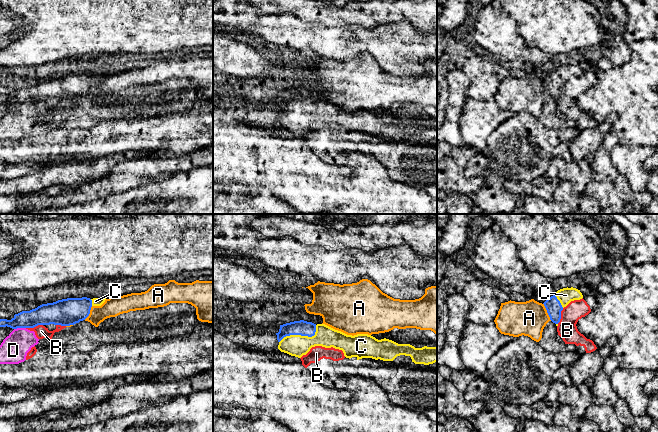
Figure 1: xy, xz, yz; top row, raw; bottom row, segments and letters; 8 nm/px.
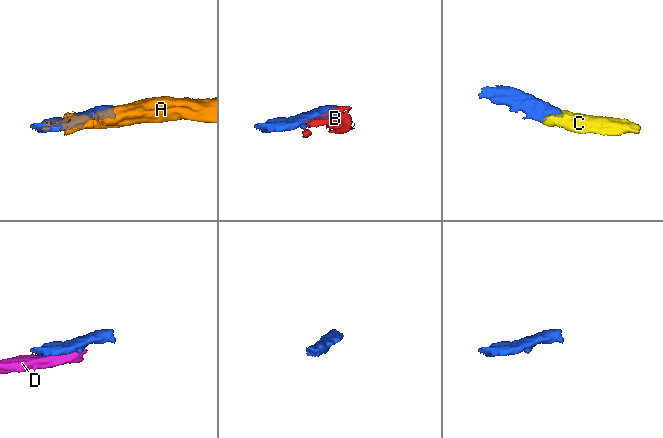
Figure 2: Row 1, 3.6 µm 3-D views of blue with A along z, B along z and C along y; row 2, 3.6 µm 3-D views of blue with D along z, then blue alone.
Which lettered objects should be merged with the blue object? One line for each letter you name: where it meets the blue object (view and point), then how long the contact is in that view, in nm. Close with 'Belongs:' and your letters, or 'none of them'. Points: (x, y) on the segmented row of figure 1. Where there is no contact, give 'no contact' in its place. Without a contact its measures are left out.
C: xz (301, 335) | 340 nm
Belongs: C

